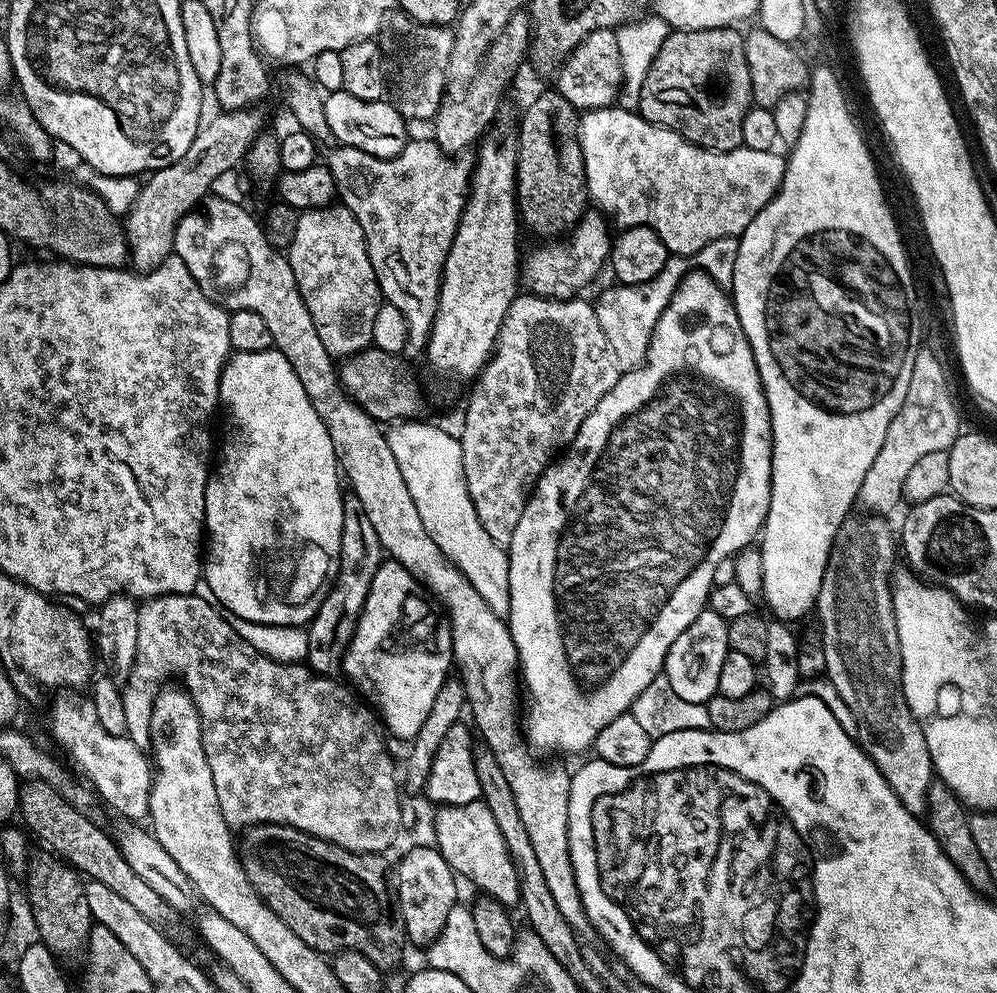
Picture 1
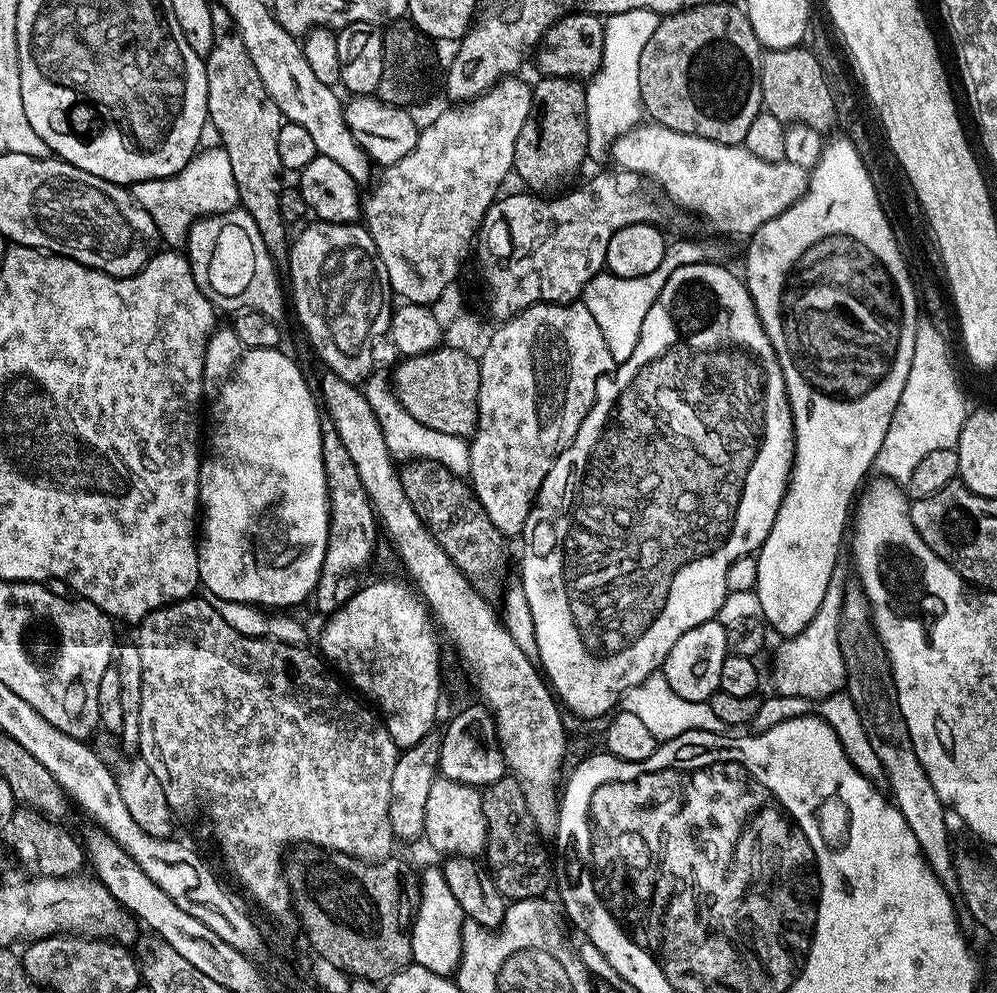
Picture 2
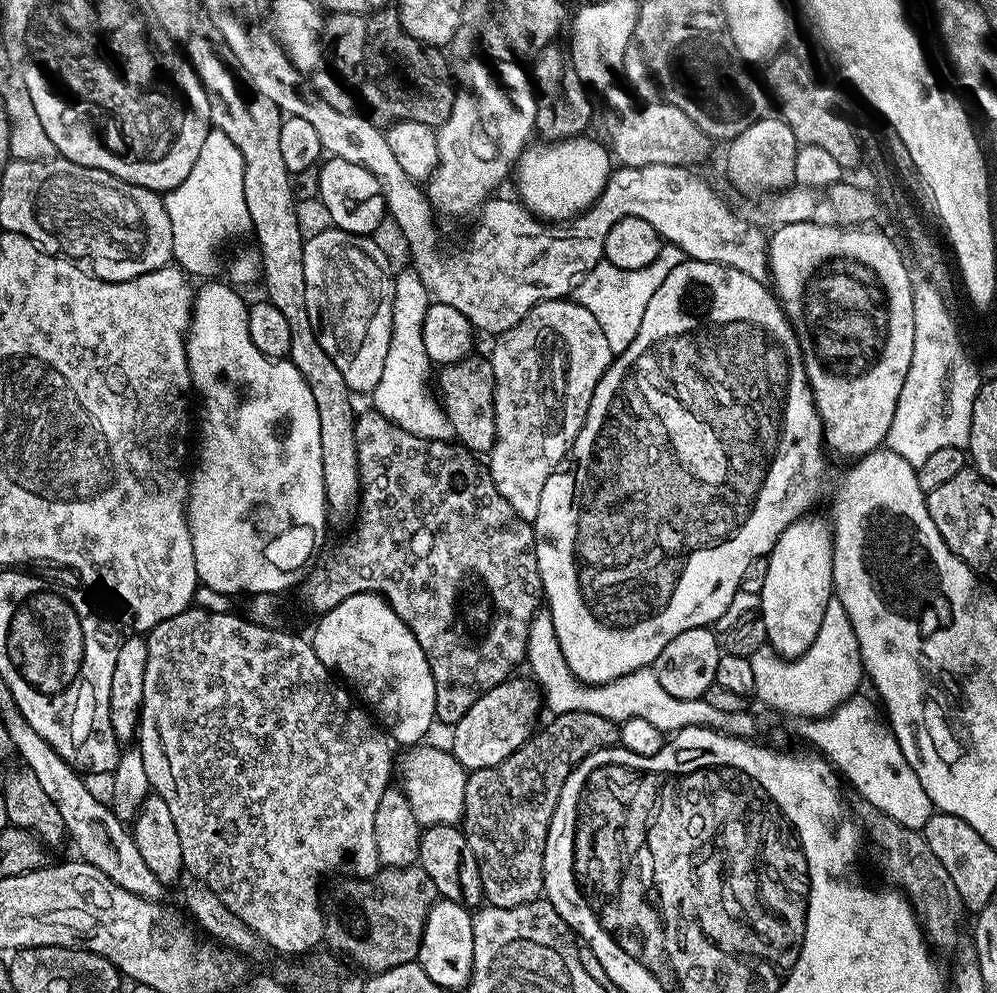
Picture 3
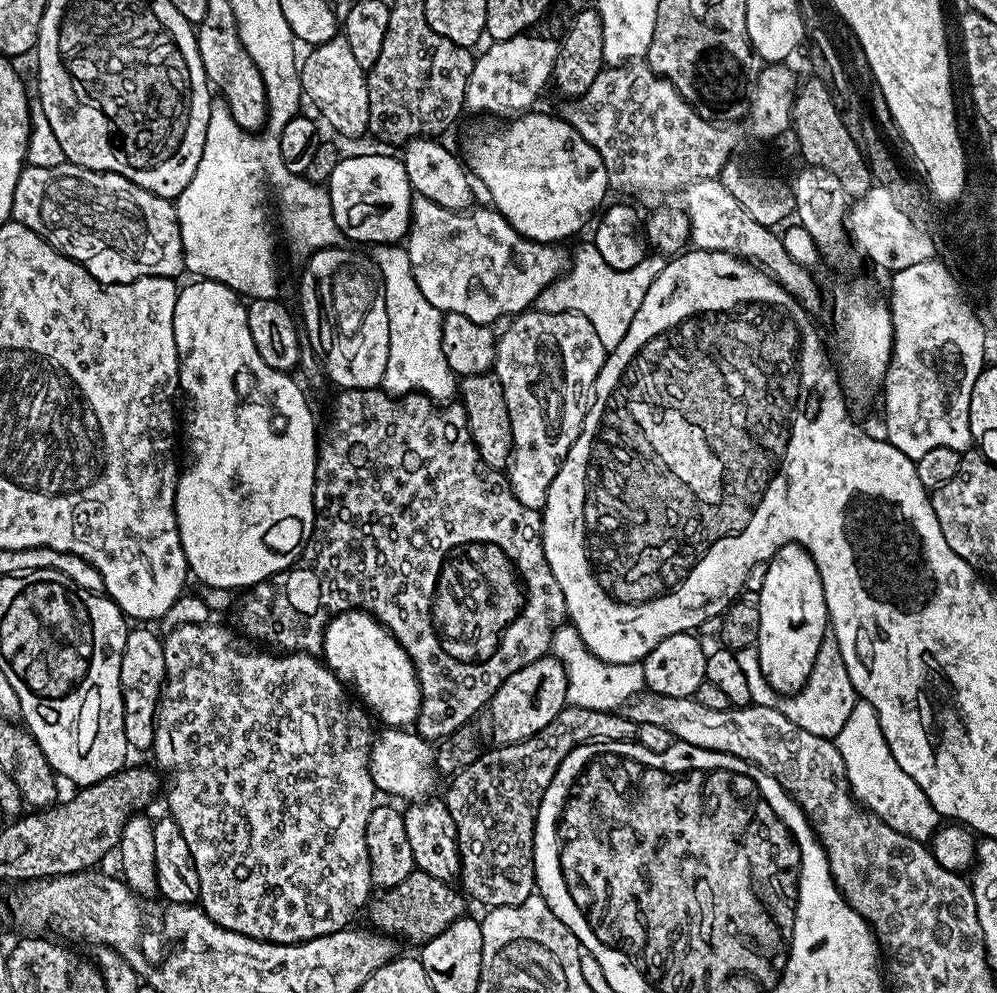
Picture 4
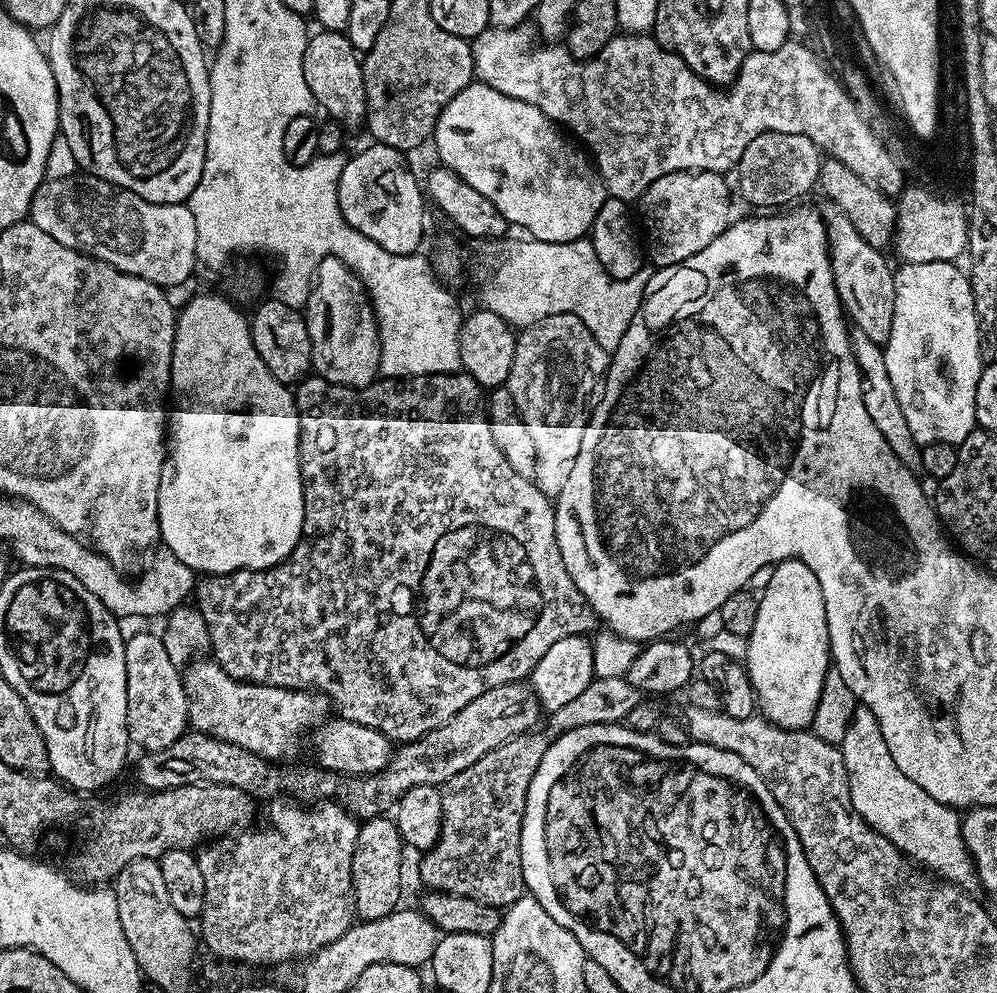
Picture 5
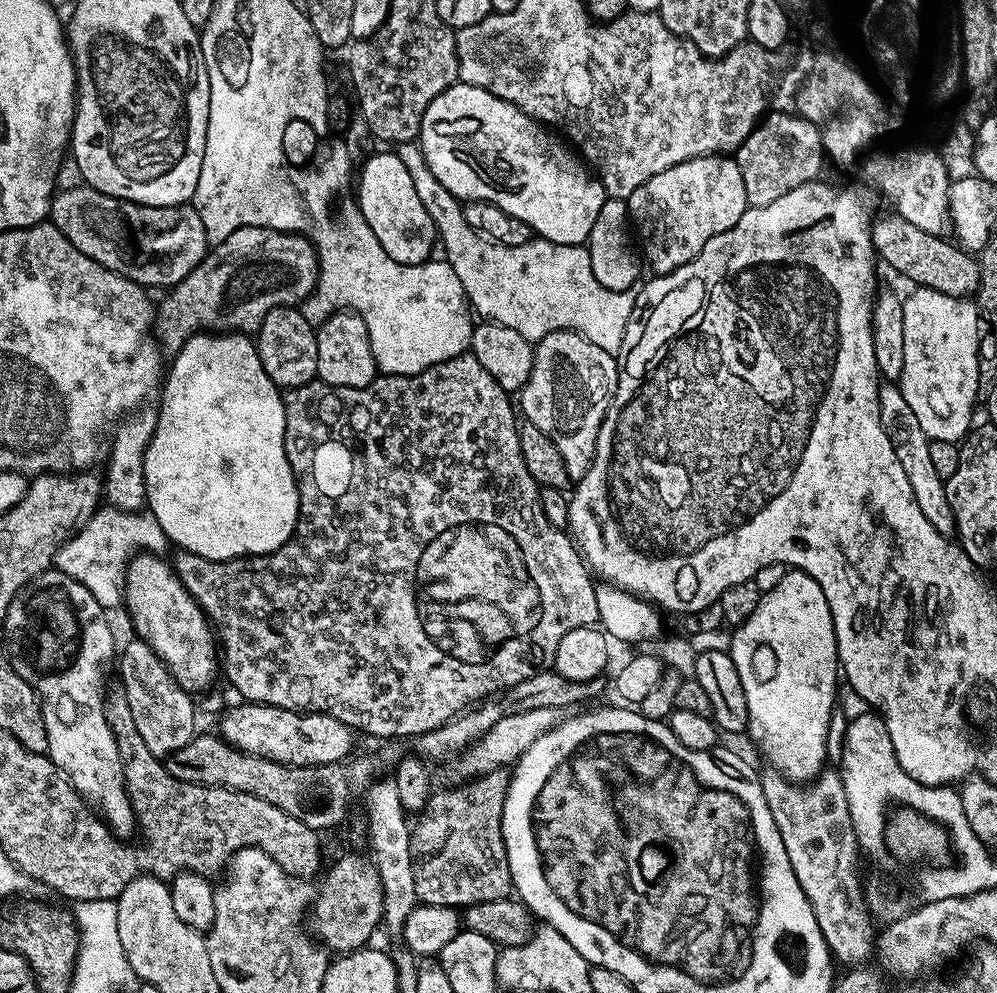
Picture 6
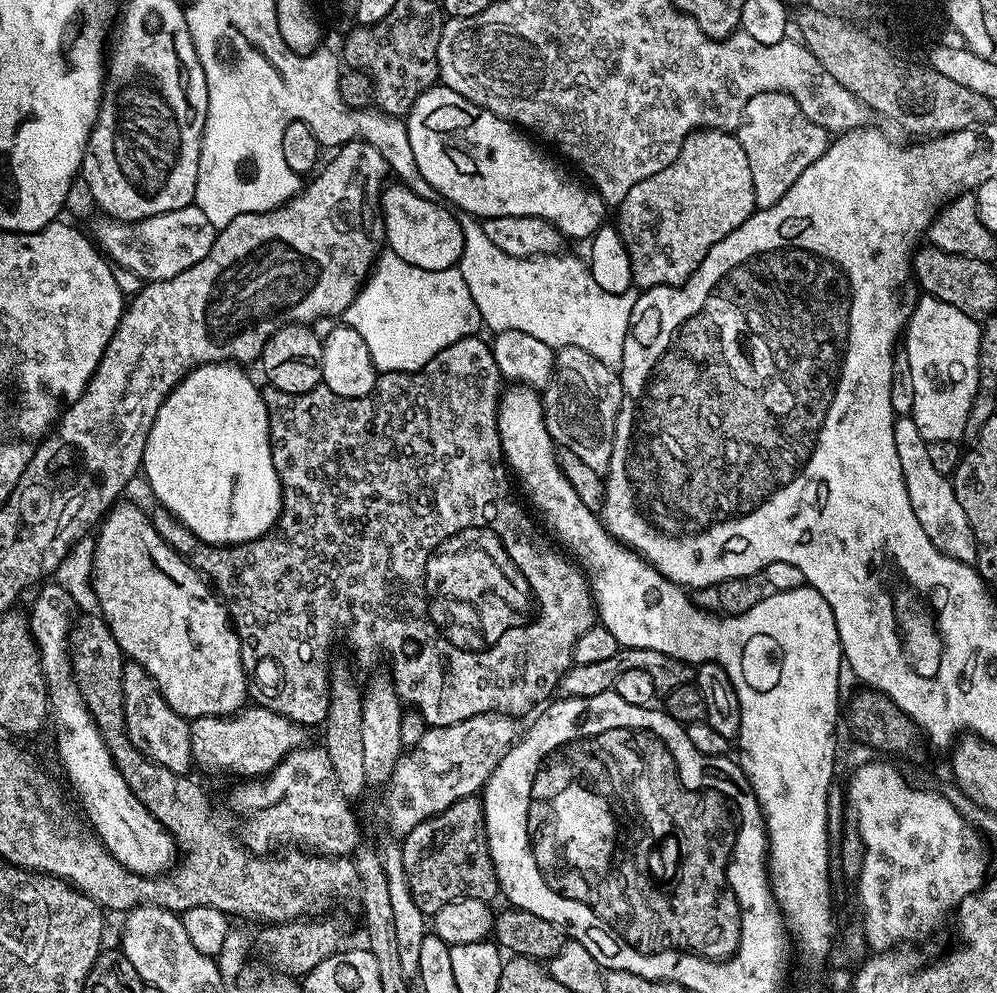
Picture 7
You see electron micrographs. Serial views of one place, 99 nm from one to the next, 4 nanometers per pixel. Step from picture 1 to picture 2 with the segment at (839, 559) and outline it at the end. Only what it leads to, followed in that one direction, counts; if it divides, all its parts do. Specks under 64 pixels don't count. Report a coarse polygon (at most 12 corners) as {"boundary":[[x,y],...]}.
{"boundary":[[859,586],[839,639],[846,693],[927,861],[946,809],[898,706],[892,667]]}

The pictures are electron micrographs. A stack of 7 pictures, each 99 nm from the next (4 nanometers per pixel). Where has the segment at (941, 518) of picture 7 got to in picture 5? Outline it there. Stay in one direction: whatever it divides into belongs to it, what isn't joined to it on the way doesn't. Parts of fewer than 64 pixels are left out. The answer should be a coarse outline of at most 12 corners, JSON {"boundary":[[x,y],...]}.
{"boundary":[[856,327],[851,350],[867,414],[912,471],[921,445],[911,433],[883,347]]}

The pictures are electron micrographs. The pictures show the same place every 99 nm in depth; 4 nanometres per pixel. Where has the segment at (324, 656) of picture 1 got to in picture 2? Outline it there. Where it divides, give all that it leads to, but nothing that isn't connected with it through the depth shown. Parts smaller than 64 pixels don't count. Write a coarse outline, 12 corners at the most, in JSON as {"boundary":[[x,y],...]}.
{"boundary":[[321,419],[328,491],[318,611],[362,587],[378,521],[338,430]]}

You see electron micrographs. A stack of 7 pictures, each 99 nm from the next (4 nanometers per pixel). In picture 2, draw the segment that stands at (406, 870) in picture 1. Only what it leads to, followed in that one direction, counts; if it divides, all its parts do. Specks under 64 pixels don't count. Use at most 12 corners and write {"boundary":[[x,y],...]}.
{"boundary":[[443,867],[418,876],[412,958],[439,976],[460,964],[458,898]]}

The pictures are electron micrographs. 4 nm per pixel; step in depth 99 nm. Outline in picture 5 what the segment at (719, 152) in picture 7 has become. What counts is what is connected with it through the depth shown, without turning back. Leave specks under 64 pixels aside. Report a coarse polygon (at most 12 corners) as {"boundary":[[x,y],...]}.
{"boundary":[[675,172],[640,195],[657,269],[706,250],[733,219],[727,179]]}

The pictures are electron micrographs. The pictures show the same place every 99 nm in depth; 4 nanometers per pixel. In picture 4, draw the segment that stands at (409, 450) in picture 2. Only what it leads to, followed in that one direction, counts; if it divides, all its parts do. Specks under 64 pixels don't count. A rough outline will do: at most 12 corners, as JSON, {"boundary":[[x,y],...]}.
{"boundary":[[377,247],[390,318],[384,391],[451,401],[444,316],[407,247]]}

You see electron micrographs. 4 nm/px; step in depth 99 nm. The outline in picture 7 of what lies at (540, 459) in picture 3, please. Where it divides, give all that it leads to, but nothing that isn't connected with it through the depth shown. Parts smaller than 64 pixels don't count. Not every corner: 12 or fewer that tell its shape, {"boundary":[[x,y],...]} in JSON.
{"boundary":[[578,346],[542,389],[560,448],[607,473],[622,382]]}

